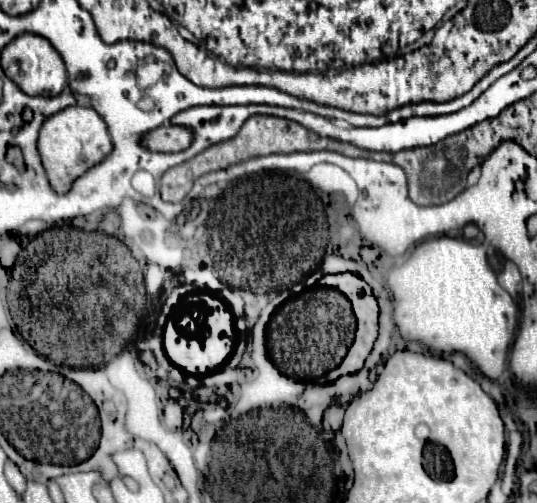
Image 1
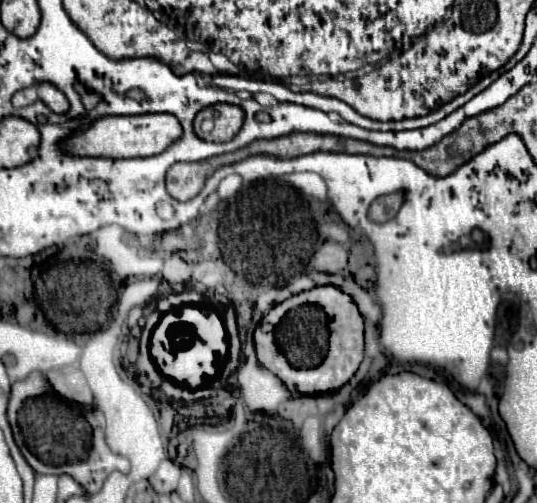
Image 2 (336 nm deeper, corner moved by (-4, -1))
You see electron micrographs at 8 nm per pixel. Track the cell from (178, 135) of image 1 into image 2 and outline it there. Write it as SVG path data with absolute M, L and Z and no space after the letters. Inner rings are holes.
M218 103L218 105L212 105L212 107L198 111L198 115L194 119L194 133L204 141L222 143L222 141L230 141L240 131L242 121L244 121L244 113L240 107ZM206 117L214 119L214 129L210 133L204 133L200 129L200 125Z

